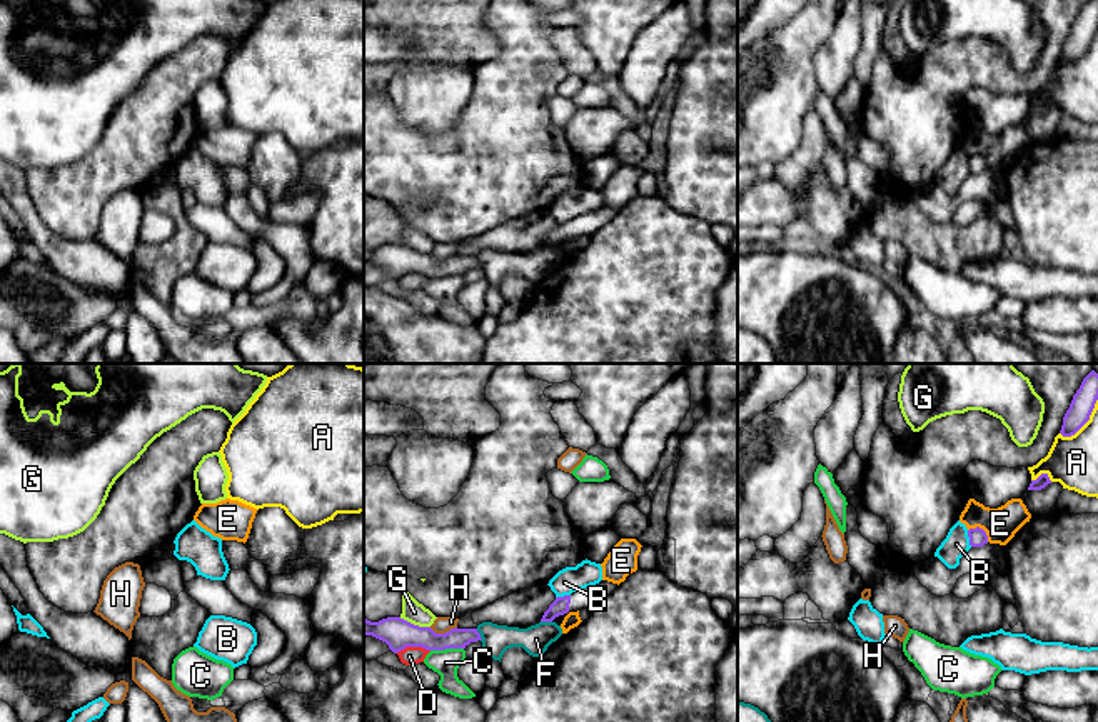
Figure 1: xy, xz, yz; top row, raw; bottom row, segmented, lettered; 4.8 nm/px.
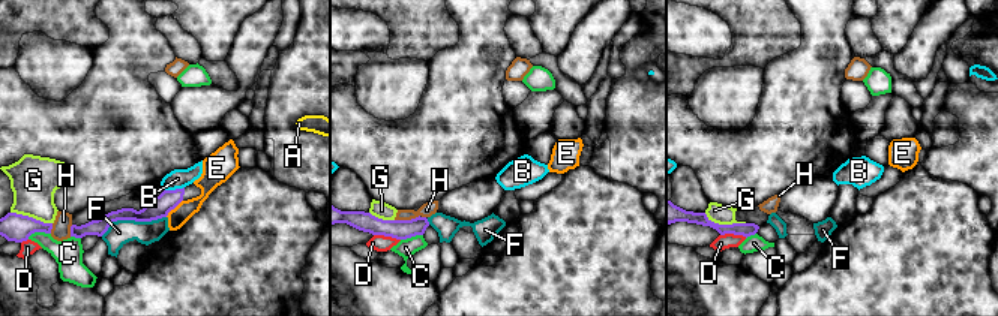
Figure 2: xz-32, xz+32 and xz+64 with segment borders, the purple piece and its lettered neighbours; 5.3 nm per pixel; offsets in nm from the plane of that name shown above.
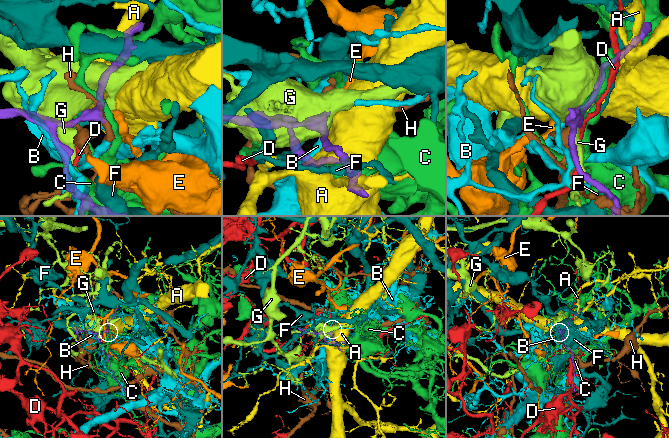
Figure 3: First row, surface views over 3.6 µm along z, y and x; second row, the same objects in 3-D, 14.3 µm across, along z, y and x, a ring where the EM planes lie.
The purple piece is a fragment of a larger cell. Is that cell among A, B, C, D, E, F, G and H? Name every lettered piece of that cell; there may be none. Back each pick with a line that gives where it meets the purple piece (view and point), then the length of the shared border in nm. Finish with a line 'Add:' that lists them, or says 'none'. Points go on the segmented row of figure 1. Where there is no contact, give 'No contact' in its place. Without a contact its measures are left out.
Add: none

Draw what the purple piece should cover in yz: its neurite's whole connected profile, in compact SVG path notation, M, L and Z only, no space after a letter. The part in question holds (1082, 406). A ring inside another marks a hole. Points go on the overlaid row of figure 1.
M1091 370L1073 395L1070 409L1063 417L1060 434L1063 437L1075 435L1088 420L1098 400L1098 374Z

